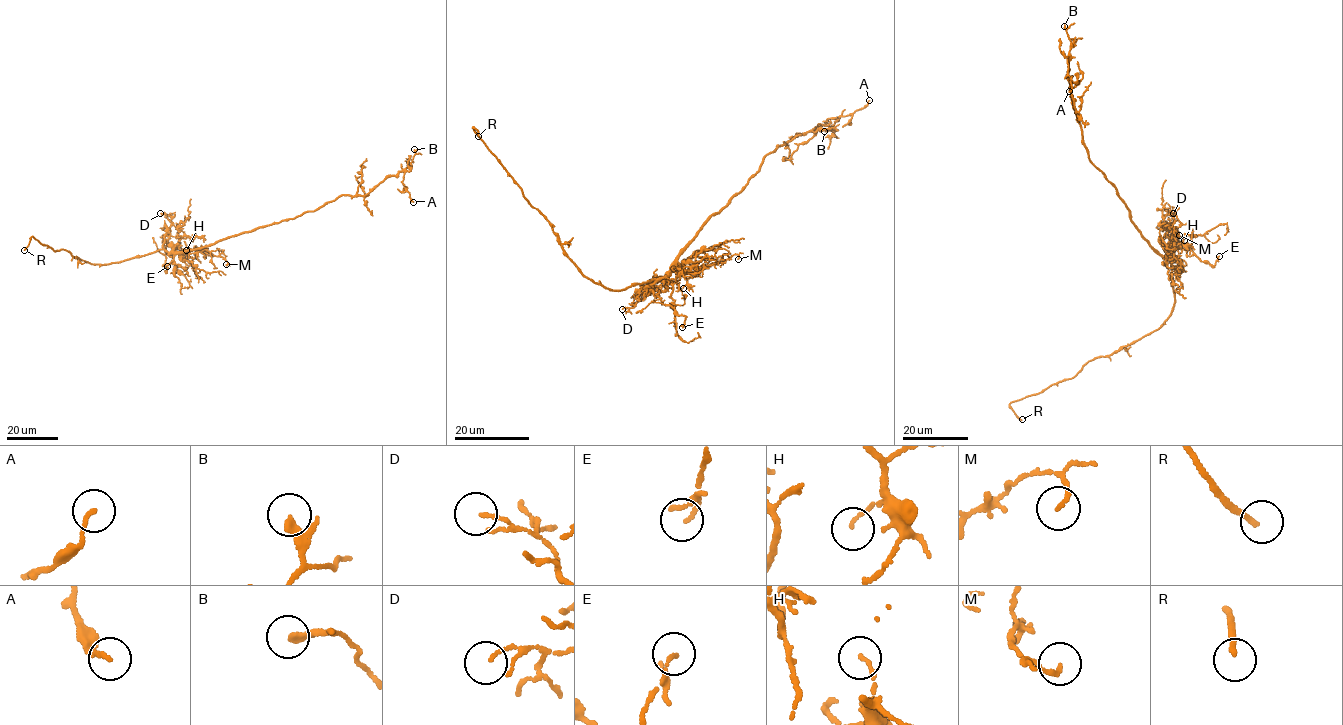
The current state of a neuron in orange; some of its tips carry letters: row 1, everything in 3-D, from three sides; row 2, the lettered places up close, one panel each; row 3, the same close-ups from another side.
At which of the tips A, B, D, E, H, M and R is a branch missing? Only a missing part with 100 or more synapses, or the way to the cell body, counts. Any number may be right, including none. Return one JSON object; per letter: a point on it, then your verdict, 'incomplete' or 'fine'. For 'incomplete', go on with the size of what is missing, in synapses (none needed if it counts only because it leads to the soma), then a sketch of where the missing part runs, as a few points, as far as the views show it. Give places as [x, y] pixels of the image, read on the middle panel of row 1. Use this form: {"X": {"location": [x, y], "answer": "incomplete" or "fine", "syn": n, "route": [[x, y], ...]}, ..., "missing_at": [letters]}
{"A": {"location": [869, 100], "answer": "fine"}, "B": {"location": [824, 131], "answer": "fine"}, "D": {"location": [622, 309], "answer": "fine"}, "E": {"location": [682, 327], "answer": "fine"}, "H": {"location": [683, 288], "answer": "fine"}, "M": {"location": [738, 259], "answer": "fine"}, "R": {"location": [478, 136], "answer": "incomplete", "route": [[478, 136], [490, 170], [490, 174], [487, 173]]}, "missing_at": ["R"]}

